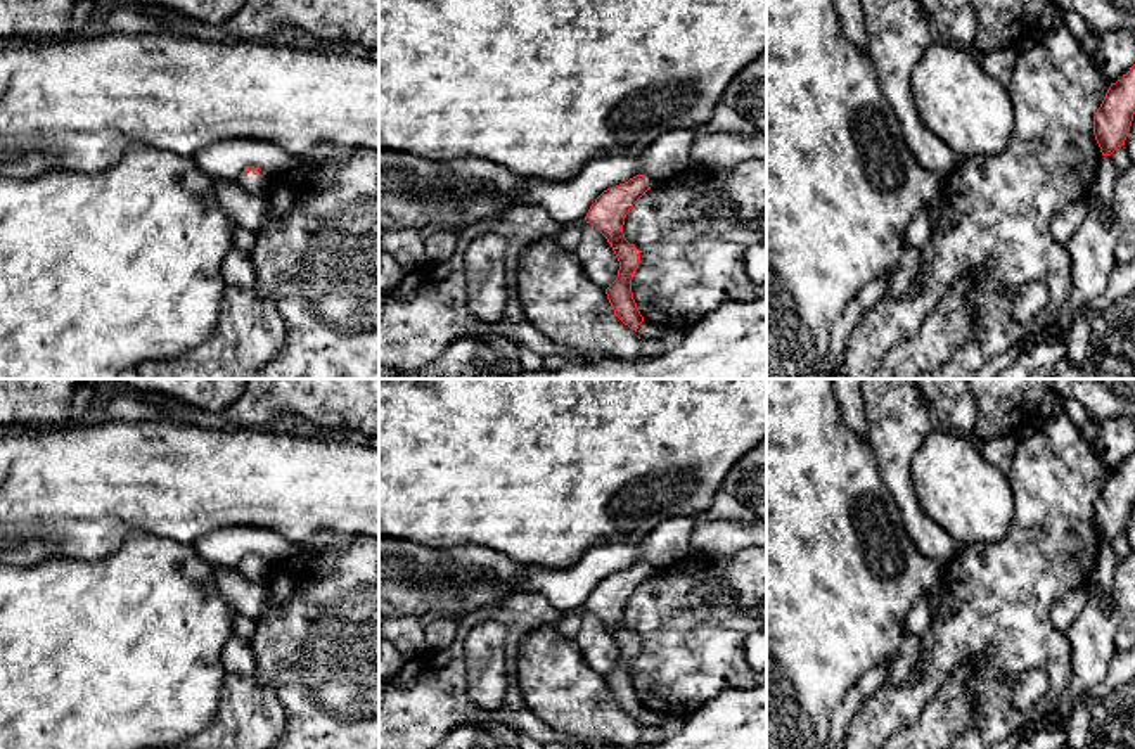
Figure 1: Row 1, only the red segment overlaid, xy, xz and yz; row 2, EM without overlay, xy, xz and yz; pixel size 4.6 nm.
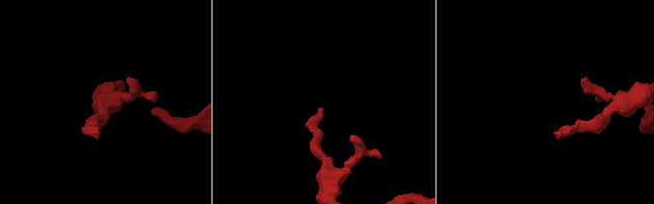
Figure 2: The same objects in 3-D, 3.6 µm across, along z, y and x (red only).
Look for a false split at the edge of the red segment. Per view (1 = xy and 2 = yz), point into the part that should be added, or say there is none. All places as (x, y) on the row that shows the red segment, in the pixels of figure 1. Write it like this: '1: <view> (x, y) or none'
1: xy (255, 184)
2: none

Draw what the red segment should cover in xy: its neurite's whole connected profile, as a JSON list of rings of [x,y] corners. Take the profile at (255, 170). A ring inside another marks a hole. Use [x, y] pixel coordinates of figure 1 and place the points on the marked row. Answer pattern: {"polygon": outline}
{"polygon": [[[251,166],[246,168],[235,182],[246,192],[265,197],[270,178],[260,168]]]}

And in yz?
{"polygon": [[[1135,64],[1116,83],[1111,83],[1093,116],[1093,135],[1102,156],[1125,145],[1135,114]]]}

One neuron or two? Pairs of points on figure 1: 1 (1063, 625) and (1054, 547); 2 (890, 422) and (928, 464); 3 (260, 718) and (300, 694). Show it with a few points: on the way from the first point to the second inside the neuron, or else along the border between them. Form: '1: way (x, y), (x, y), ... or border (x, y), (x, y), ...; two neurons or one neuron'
1: border (1089, 580), (1052, 606), (1052, 625), (1061, 633); two neurons
2: border (935, 429), (912, 460), (912, 492); two neurons
3: border (255, 677), (274, 691), (282, 710), (286, 730); two neurons

